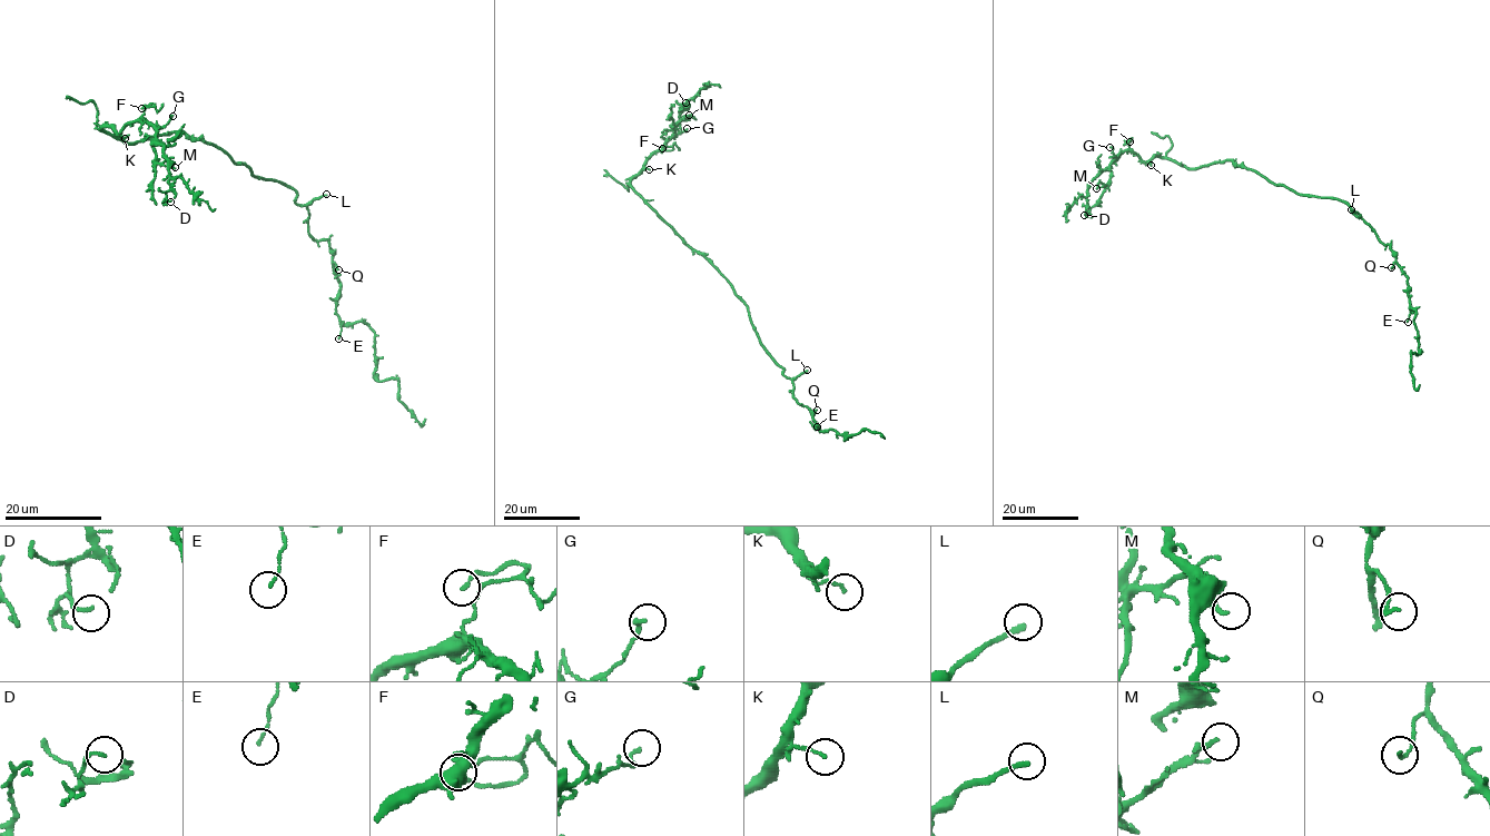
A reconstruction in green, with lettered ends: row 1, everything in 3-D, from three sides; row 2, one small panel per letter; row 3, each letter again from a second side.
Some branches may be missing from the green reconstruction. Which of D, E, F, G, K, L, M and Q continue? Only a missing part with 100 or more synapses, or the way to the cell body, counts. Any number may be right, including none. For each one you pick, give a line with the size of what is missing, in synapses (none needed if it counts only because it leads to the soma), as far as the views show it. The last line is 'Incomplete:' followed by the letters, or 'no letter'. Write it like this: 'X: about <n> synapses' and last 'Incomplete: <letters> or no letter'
L: about 100 synapses
Incomplete: L

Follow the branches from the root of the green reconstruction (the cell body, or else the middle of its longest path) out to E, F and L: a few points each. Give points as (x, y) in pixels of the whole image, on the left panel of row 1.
E: (250, 170), (293, 189), (296, 203), (309, 214), (307, 233), (328, 242), (341, 282), (338, 338)
F: (250, 170), (184, 133), (125, 143), (100, 129), (110, 126), (118, 134), (155, 105), (141, 108)
L: (250, 170), (254, 176), (286, 184), (297, 193), (297, 204), (309, 204), (326, 194)

